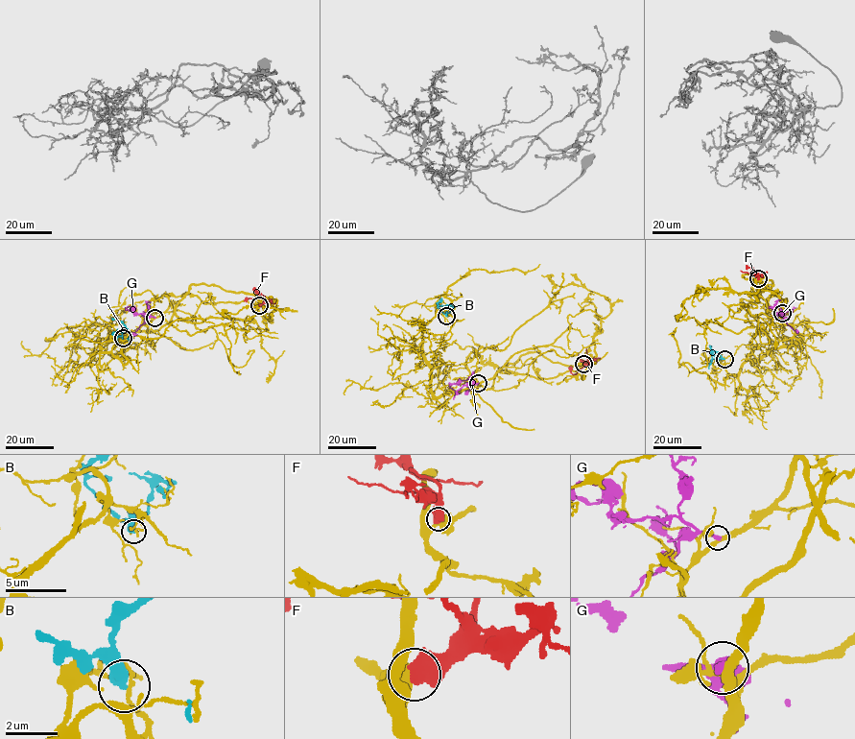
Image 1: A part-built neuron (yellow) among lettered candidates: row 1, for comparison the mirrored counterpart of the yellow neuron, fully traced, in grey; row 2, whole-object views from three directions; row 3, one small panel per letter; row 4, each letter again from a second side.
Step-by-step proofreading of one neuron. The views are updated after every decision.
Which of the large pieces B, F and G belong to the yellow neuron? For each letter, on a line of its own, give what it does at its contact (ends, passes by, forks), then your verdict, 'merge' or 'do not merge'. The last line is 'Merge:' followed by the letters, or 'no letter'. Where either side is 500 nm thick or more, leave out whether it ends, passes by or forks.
B: it ends there; do not merge
F: merge
G: it ends there; do not merge
Merge: F

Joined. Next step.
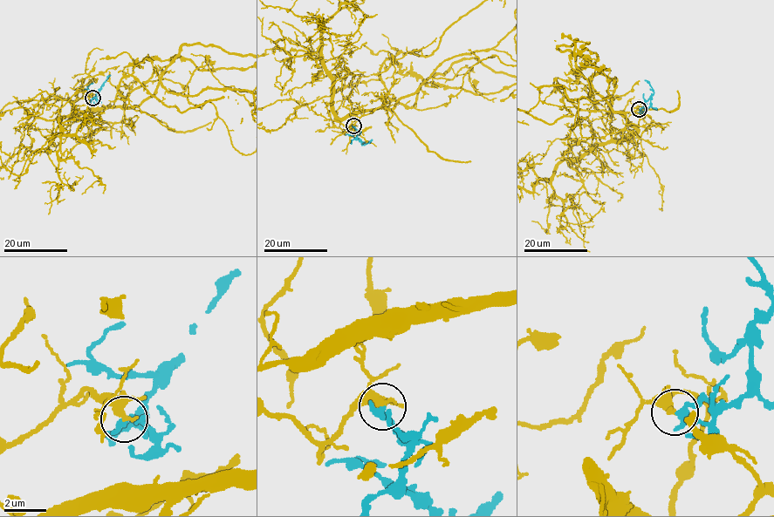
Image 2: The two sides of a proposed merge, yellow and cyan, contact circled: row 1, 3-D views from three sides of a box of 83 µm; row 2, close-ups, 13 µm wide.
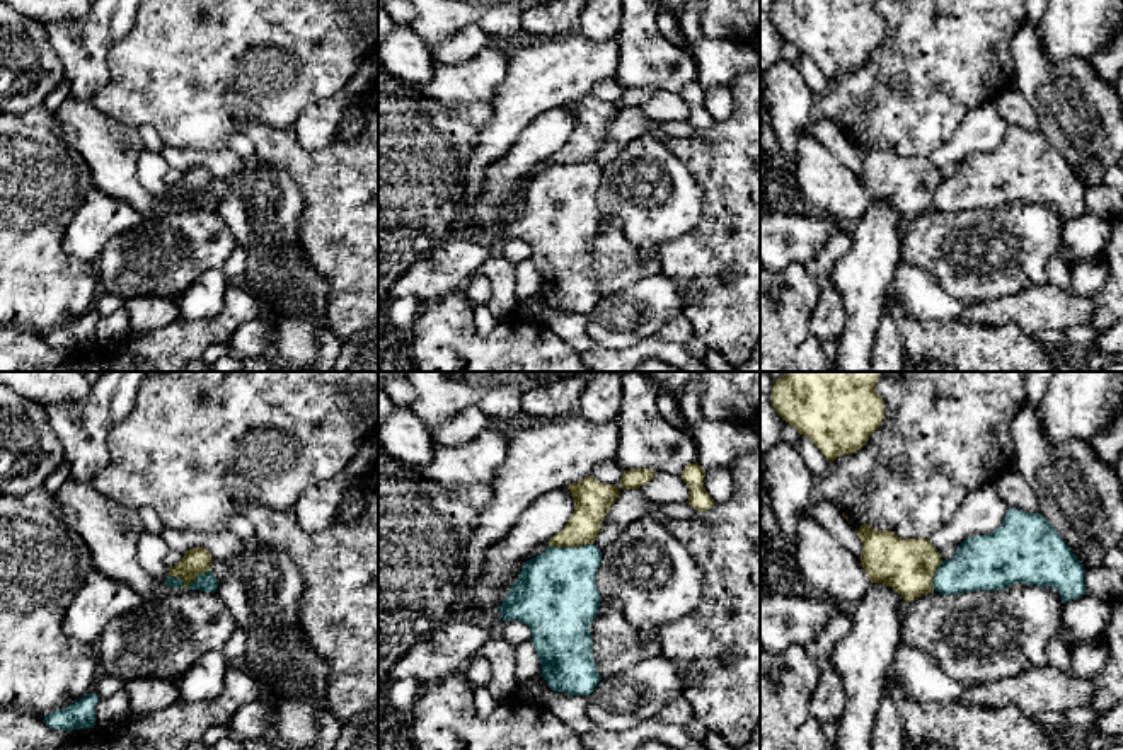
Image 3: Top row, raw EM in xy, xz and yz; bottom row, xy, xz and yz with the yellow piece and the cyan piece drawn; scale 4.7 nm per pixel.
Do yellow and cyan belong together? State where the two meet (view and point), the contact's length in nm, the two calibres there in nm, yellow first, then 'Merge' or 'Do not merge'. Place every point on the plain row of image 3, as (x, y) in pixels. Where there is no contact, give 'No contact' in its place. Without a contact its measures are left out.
Touches yellow at xz (570, 164). Shared border 200 nm. Thickness 180 nm (yellow) against 400 nm. Do not merge

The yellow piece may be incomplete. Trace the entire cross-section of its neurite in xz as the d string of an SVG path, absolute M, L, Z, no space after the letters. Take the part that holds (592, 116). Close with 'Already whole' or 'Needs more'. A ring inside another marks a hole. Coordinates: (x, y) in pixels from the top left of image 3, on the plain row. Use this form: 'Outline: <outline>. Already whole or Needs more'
Outline: M593 94L566 106L573 112L574 130L564 147L549 159L549 164L578 165L593 162L620 109L617 102L600 101Z. Already whole

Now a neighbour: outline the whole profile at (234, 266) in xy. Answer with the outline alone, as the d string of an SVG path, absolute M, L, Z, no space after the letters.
M239 245L232 251L225 264L222 266L228 283L240 281L245 271L245 252Z

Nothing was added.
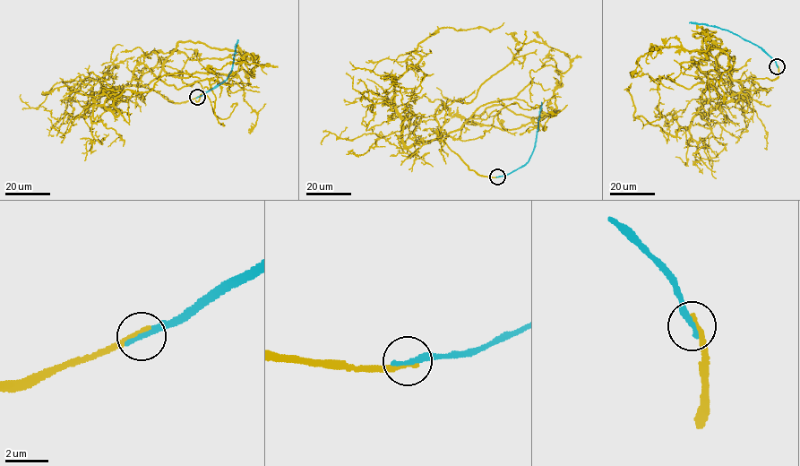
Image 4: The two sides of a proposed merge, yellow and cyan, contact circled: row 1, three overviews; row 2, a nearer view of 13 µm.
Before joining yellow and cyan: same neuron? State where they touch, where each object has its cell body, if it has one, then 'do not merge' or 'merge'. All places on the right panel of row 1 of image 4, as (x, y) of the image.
place (777, 66); soma yellow none; soma cyan none; do not merge

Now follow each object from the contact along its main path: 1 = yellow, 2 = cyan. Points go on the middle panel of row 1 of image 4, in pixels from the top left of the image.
1: (498, 176), (444, 140), (494, 105), (556, 107), (570, 59), (534, 41), (515, 49)
2: (498, 176), (516, 170), (529, 160), (534, 148), (541, 101)

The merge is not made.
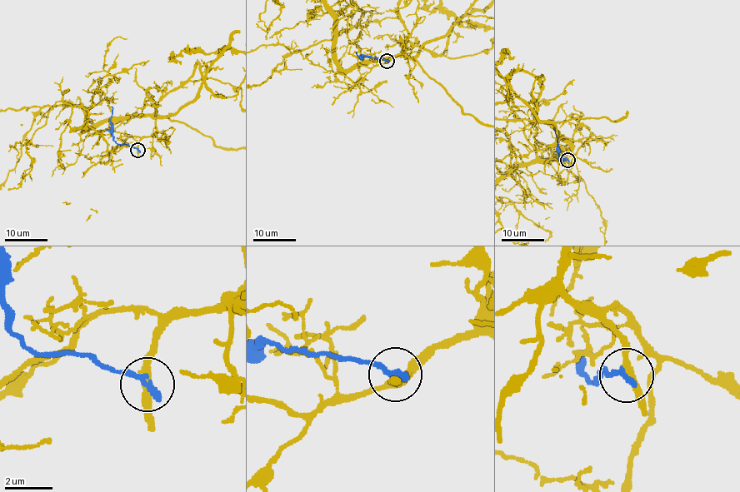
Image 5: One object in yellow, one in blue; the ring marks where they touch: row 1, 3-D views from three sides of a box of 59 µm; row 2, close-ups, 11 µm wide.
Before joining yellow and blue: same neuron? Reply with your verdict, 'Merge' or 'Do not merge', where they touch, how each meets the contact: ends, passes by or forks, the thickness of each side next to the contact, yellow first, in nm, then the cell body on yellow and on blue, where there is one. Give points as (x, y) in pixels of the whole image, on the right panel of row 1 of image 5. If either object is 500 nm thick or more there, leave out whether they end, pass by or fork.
Do not merge. Place: (567, 160). At the ring yellow passes by. At the ring blue ends. Thickness 280 nm (yellow) against 320 nm. Soma of yellow: none. Soma of blue: none

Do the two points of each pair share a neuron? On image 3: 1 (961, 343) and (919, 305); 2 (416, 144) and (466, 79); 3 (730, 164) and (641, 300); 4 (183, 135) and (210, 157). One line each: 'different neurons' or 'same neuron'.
1: different neurons
2: different neurons
3: different neurons
4: different neurons

